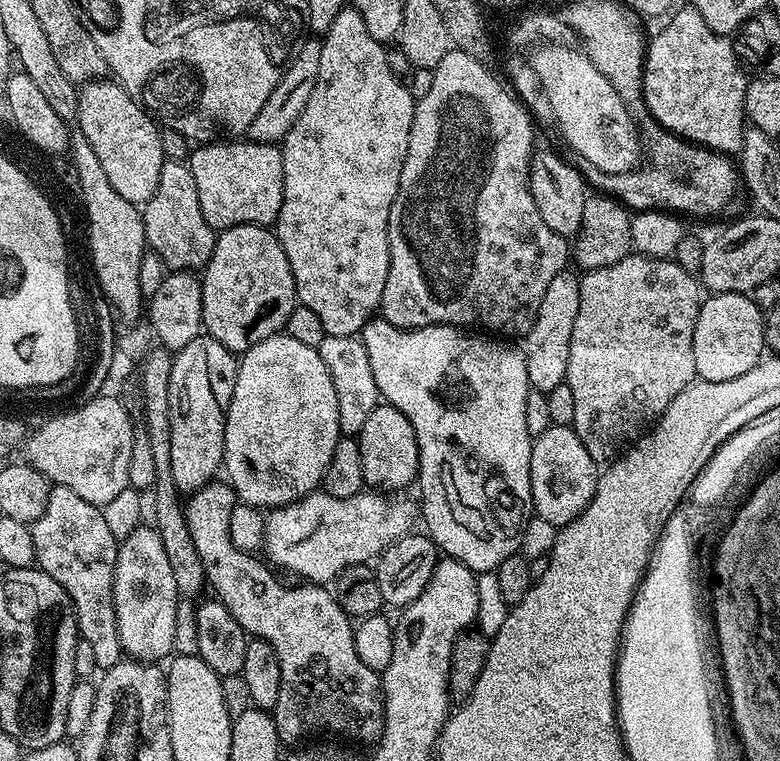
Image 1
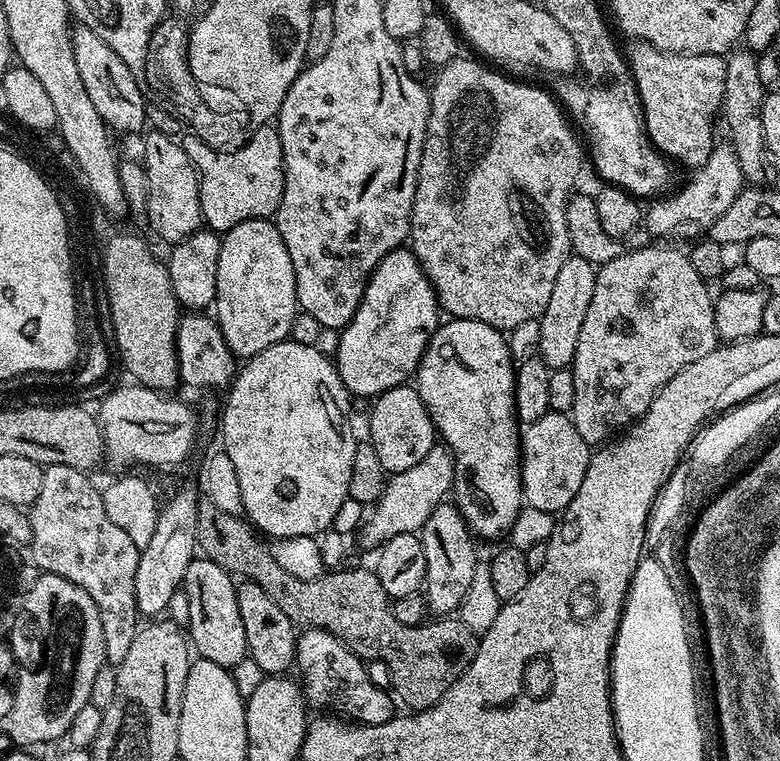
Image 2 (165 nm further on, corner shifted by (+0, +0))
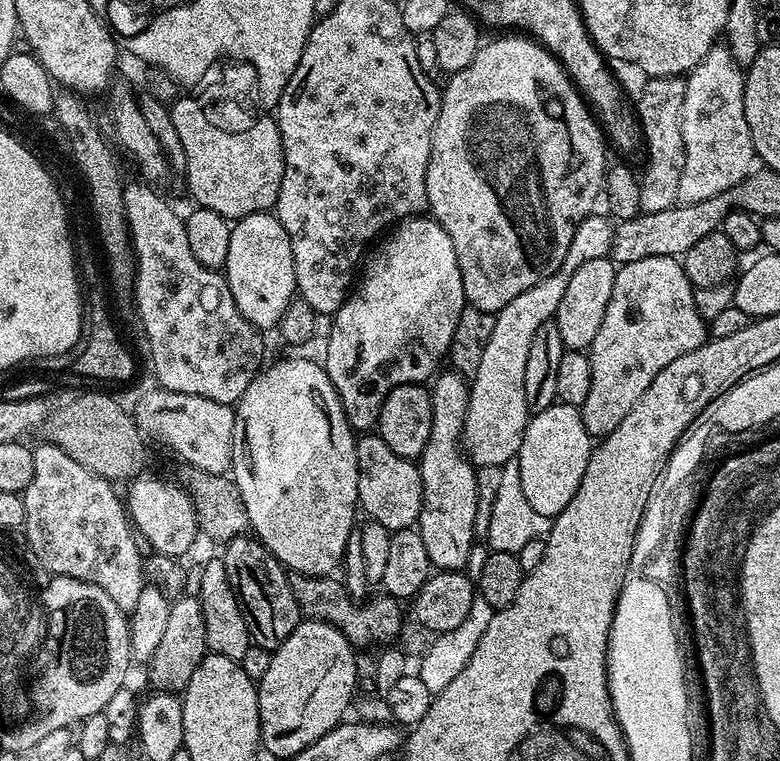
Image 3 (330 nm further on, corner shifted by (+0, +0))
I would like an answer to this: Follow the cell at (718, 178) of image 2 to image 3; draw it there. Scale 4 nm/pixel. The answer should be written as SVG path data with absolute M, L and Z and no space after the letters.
M724 46L710 49L697 68L687 73L684 117L680 119L686 162L678 185L679 203L694 204L713 198L742 183L753 171L758 157L744 117L744 77L741 65Z

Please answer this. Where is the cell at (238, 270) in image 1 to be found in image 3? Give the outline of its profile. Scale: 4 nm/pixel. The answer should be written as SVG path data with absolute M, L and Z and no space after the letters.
M255 212L232 224L230 251L226 254L222 275L230 286L230 294L234 294L234 306L238 306L246 322L261 330L279 325L297 290L290 238L275 214Z

